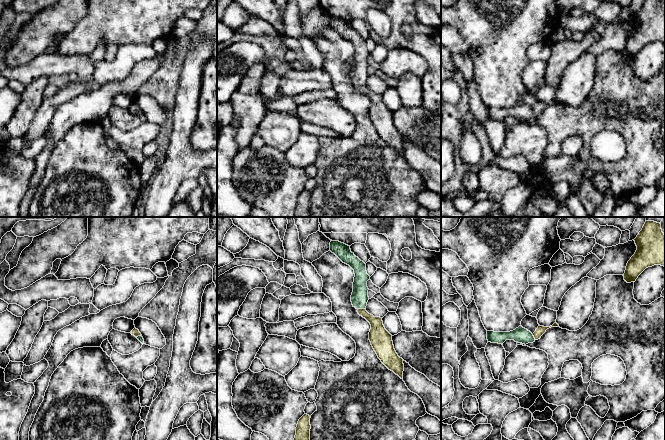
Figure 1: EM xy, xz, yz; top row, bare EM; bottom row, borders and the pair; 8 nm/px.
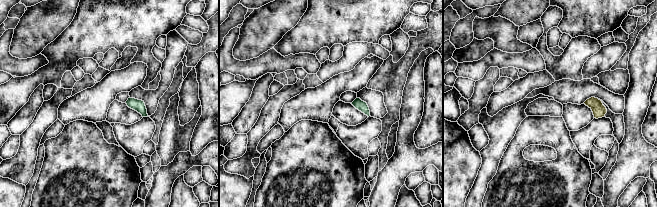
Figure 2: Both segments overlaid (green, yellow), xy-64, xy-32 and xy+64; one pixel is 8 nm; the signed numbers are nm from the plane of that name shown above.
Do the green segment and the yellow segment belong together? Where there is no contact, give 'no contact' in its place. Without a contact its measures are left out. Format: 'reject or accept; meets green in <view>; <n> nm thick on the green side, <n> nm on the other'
accept; meets green in xz; 140 nm thick on the green side, 150 nm on the other

